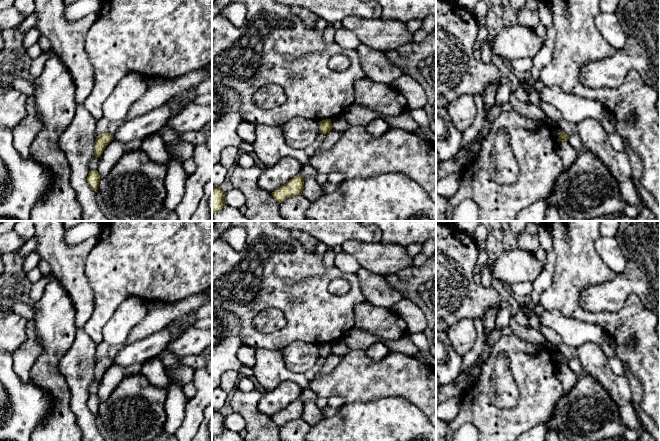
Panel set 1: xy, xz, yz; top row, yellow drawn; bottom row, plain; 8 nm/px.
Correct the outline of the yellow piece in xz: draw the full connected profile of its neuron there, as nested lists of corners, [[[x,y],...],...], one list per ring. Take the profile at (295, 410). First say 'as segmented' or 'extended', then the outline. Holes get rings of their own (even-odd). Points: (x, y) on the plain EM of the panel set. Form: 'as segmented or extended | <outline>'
as segmented | [[[298,398],[271,418],[280,428],[287,422],[301,419],[304,413],[304,405],[305,401]]]

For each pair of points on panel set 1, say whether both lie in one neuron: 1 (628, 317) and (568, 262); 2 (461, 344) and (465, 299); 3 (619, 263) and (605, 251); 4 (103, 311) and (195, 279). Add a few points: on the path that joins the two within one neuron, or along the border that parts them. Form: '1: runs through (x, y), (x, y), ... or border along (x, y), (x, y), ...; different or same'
1: runs through (604, 318), (583, 315), (568, 300), (568, 286); same
2: border along (472, 319), (461, 318), (446, 331); different
3: runs through (616, 260), (608, 252); same
4: runs through (124, 287), (139, 281), (171, 278); same

